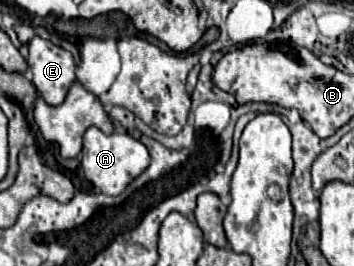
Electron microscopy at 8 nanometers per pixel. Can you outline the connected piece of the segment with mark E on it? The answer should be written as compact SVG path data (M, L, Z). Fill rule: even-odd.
M35 36L27 44L27 48L31 82L35 84L39 96L43 96L47 104L59 106L65 100L69 86L75 82L73 56L67 50L39 36Z

